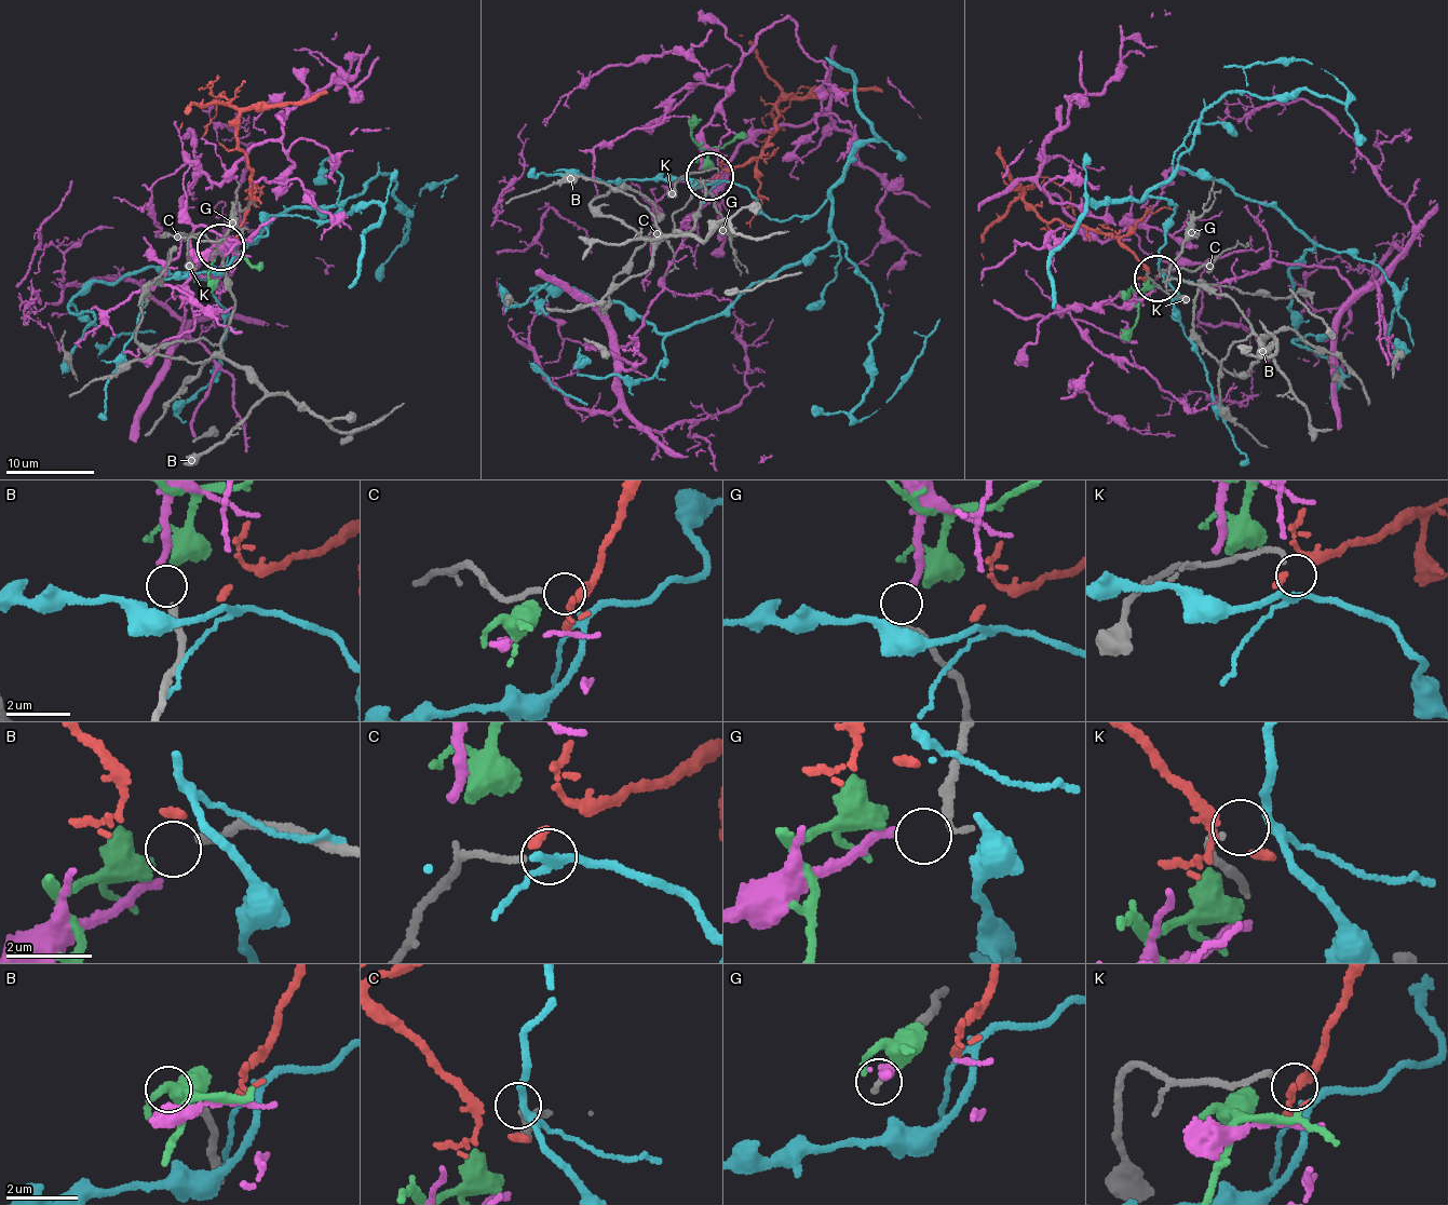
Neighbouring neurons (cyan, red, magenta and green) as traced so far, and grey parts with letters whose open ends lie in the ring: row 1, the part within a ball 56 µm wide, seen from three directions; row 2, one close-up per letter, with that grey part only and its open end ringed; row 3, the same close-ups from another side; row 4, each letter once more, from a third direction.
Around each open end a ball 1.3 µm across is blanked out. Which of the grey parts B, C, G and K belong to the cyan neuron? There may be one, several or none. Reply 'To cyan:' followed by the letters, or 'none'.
To cyan: K

